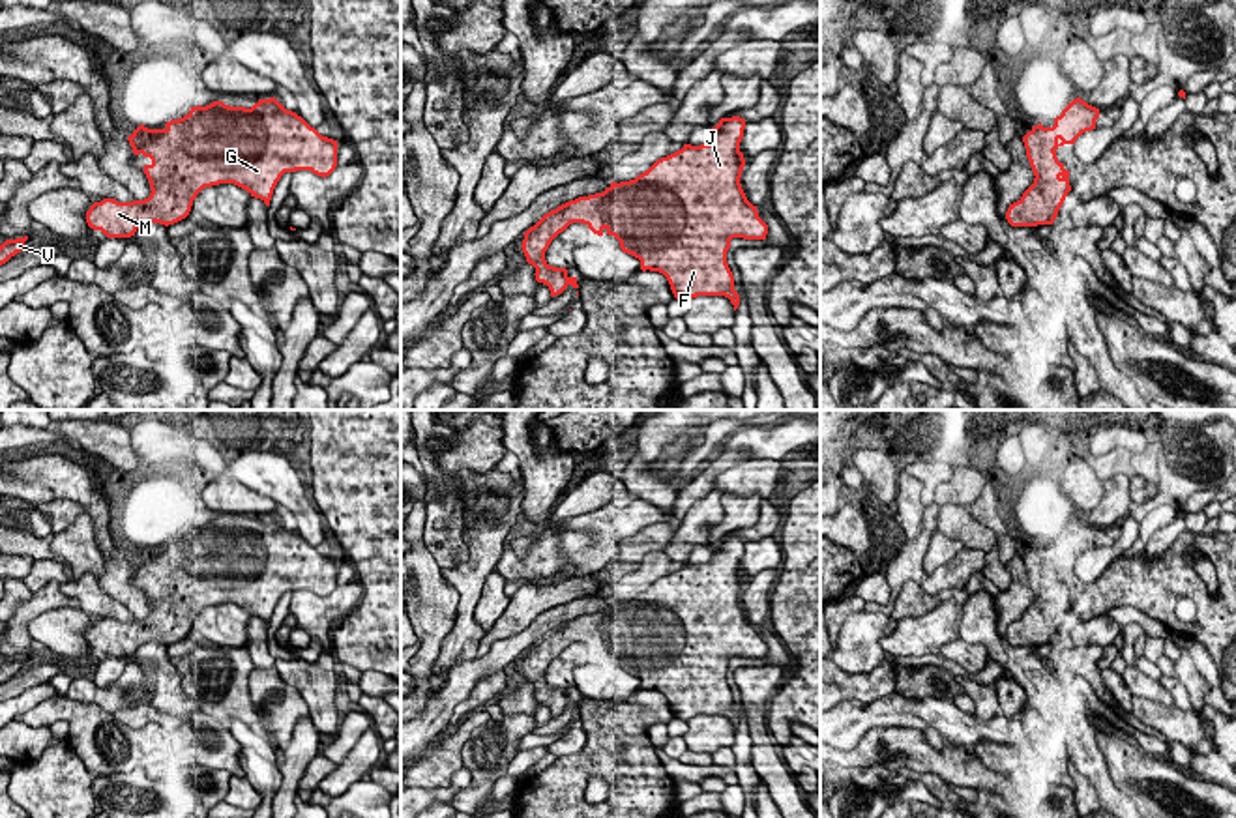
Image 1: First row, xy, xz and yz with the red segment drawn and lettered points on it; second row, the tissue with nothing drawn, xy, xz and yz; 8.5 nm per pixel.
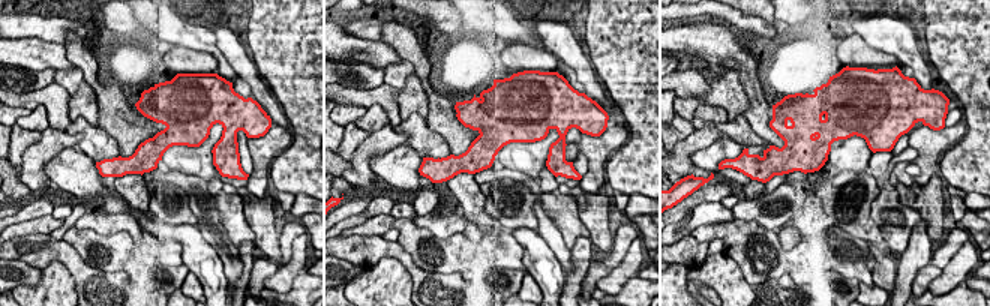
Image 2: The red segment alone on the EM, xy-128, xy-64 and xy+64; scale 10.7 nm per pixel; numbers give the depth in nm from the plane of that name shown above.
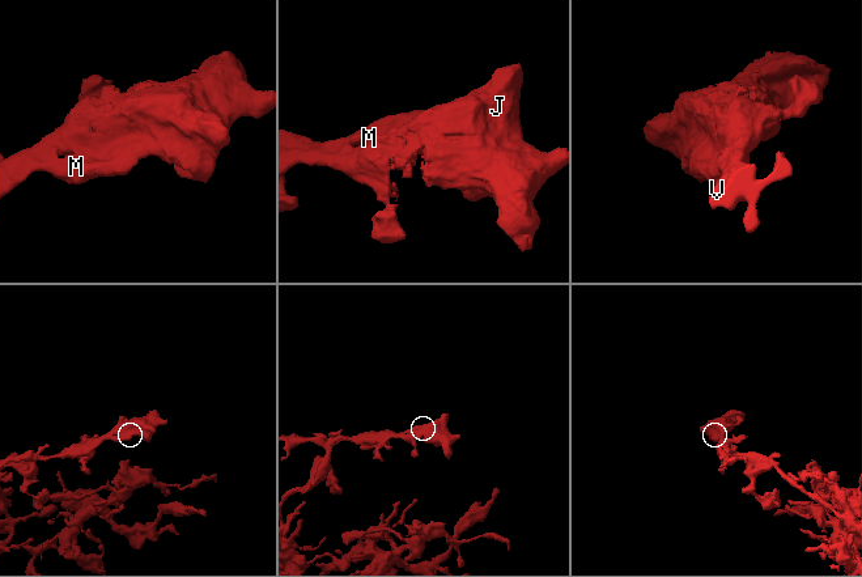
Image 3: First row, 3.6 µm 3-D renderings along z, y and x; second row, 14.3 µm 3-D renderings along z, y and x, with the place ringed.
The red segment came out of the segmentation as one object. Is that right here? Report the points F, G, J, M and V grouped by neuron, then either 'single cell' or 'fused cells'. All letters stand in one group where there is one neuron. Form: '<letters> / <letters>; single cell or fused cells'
F G J M V; single cell

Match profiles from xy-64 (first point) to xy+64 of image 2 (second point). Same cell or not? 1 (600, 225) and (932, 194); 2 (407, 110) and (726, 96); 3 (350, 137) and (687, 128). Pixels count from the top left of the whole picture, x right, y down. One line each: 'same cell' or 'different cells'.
1: same cell
2: same cell
3: same cell

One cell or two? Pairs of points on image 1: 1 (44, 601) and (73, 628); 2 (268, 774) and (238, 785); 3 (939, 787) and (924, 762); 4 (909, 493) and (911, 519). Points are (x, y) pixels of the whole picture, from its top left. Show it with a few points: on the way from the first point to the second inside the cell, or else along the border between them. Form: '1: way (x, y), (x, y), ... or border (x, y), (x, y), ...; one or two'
1: border (77, 605), (38, 614), (29, 624), (29, 635); two
2: border (244, 777), (263, 798); two
3: border (886, 768), (933, 772), (954, 785), (971, 788); two
4: way (909, 498), (911, 513); one

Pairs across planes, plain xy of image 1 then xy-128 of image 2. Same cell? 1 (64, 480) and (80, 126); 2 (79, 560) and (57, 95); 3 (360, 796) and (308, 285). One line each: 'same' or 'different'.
1: different
2: different
3: same

